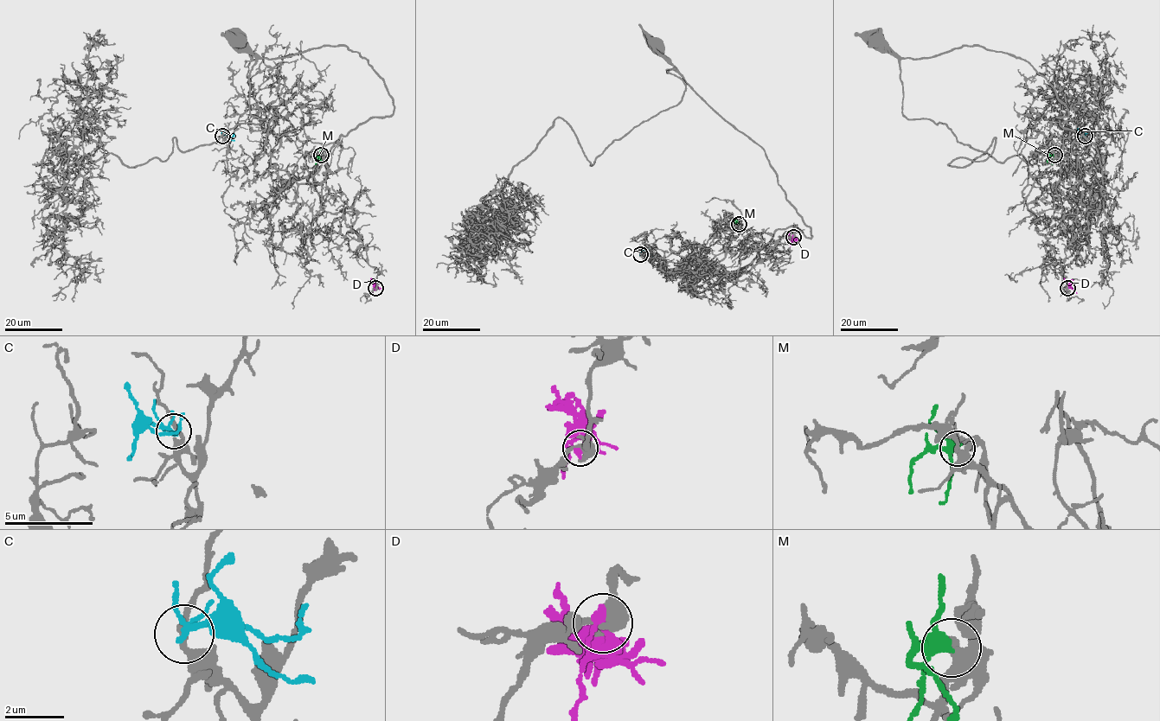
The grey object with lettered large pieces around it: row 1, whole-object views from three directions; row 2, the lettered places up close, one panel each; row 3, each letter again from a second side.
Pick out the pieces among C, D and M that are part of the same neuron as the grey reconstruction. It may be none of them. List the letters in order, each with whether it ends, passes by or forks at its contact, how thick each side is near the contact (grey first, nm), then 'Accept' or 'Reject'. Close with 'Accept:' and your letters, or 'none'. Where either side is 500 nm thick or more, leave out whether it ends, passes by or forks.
C: It forks there. Thickness 240 nm (grey) against 150 nm. Reject
D: It ends there. Thickness 480 nm (grey) against 400 nm. Reject
M: It forks there. Thickness 400 nm (grey) against 280 nm. Accept
Accept: M

